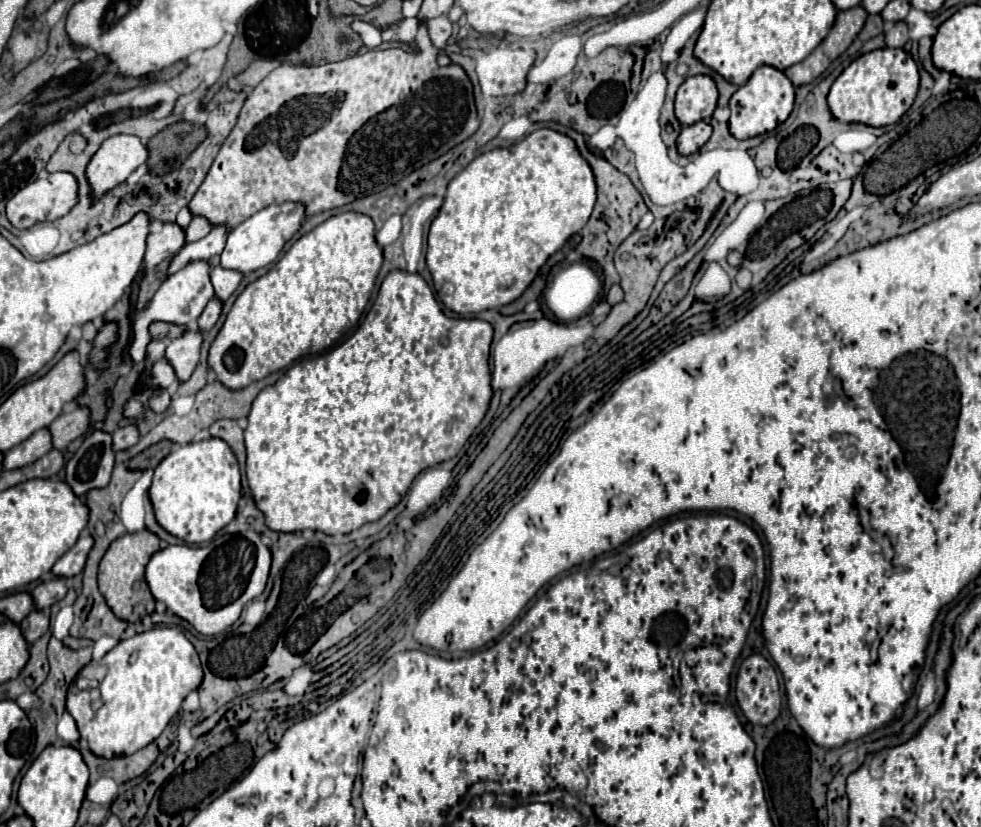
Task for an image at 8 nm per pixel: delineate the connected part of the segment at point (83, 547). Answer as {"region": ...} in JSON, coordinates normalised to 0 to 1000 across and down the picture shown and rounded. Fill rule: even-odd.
{"region":[[[86,641],[86,643],[82,646],[80,655],[55,682],[53,694],[55,694],[57,699],[73,699],[73,696],[77,696],[80,692],[84,692],[84,687],[86,687],[86,682],[88,682],[88,672],[90,672],[94,658],[96,658],[96,653],[94,653],[92,643]]]}

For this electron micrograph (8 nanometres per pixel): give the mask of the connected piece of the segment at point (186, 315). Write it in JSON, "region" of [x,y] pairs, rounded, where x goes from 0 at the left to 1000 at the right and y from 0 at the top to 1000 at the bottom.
{"region":[[[206,314],[206,317],[196,317],[192,319],[190,324],[186,324],[183,329],[171,334],[165,346],[161,348],[161,353],[157,356],[157,360],[151,365],[151,370],[139,382],[137,392],[135,392],[135,416],[130,421],[130,428],[135,433],[143,430],[141,435],[145,438],[147,433],[147,421],[151,418],[153,414],[153,404],[151,404],[151,394],[157,389],[157,387],[167,387],[167,389],[177,389],[177,392],[194,392],[198,394],[202,382],[206,380],[206,375],[210,372],[212,363],[218,358],[218,351],[216,351],[216,343],[214,343],[214,326],[212,326],[212,319]]]}

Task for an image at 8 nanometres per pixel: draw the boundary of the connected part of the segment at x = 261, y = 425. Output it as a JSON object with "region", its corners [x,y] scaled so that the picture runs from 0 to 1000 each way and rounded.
{"region":[[[400,326],[389,341],[385,360],[379,368],[379,375],[373,380],[367,397],[353,414],[349,414],[347,418],[338,421],[332,428],[326,428],[322,433],[310,433],[308,440],[296,443],[296,447],[279,467],[269,469],[257,486],[253,501],[253,515],[249,520],[251,578],[261,614],[271,626],[271,636],[279,643],[304,643],[316,638],[343,648],[343,646],[355,646],[375,631],[383,631],[385,626],[389,626],[398,614],[402,614],[412,602],[420,580],[430,568],[463,554],[467,544],[475,537],[483,518],[491,510],[502,481],[502,467],[499,467],[502,455],[497,445],[499,414],[502,414],[502,394],[495,387],[455,382],[449,375],[444,360],[440,358],[438,346],[432,341],[428,331]]]}

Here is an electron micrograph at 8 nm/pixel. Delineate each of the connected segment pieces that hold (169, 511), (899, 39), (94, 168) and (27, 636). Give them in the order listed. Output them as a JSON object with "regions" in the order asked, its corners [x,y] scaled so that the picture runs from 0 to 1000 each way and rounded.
{"regions":[[[[212,530],[177,542],[159,566],[151,593],[161,634],[175,648],[192,655],[212,655],[241,622],[245,605],[245,566],[228,532]]],[[[911,27],[903,36],[903,56],[905,58],[919,58],[926,51],[926,31],[924,27]]],[[[120,162],[106,169],[106,174],[88,203],[96,237],[100,239],[122,220],[126,220],[149,193],[151,181],[141,164]]],[[[33,738],[18,757],[20,757],[24,774],[29,779],[33,779],[35,774],[39,774],[49,762],[49,755],[51,755],[51,750],[41,738]]]]}

